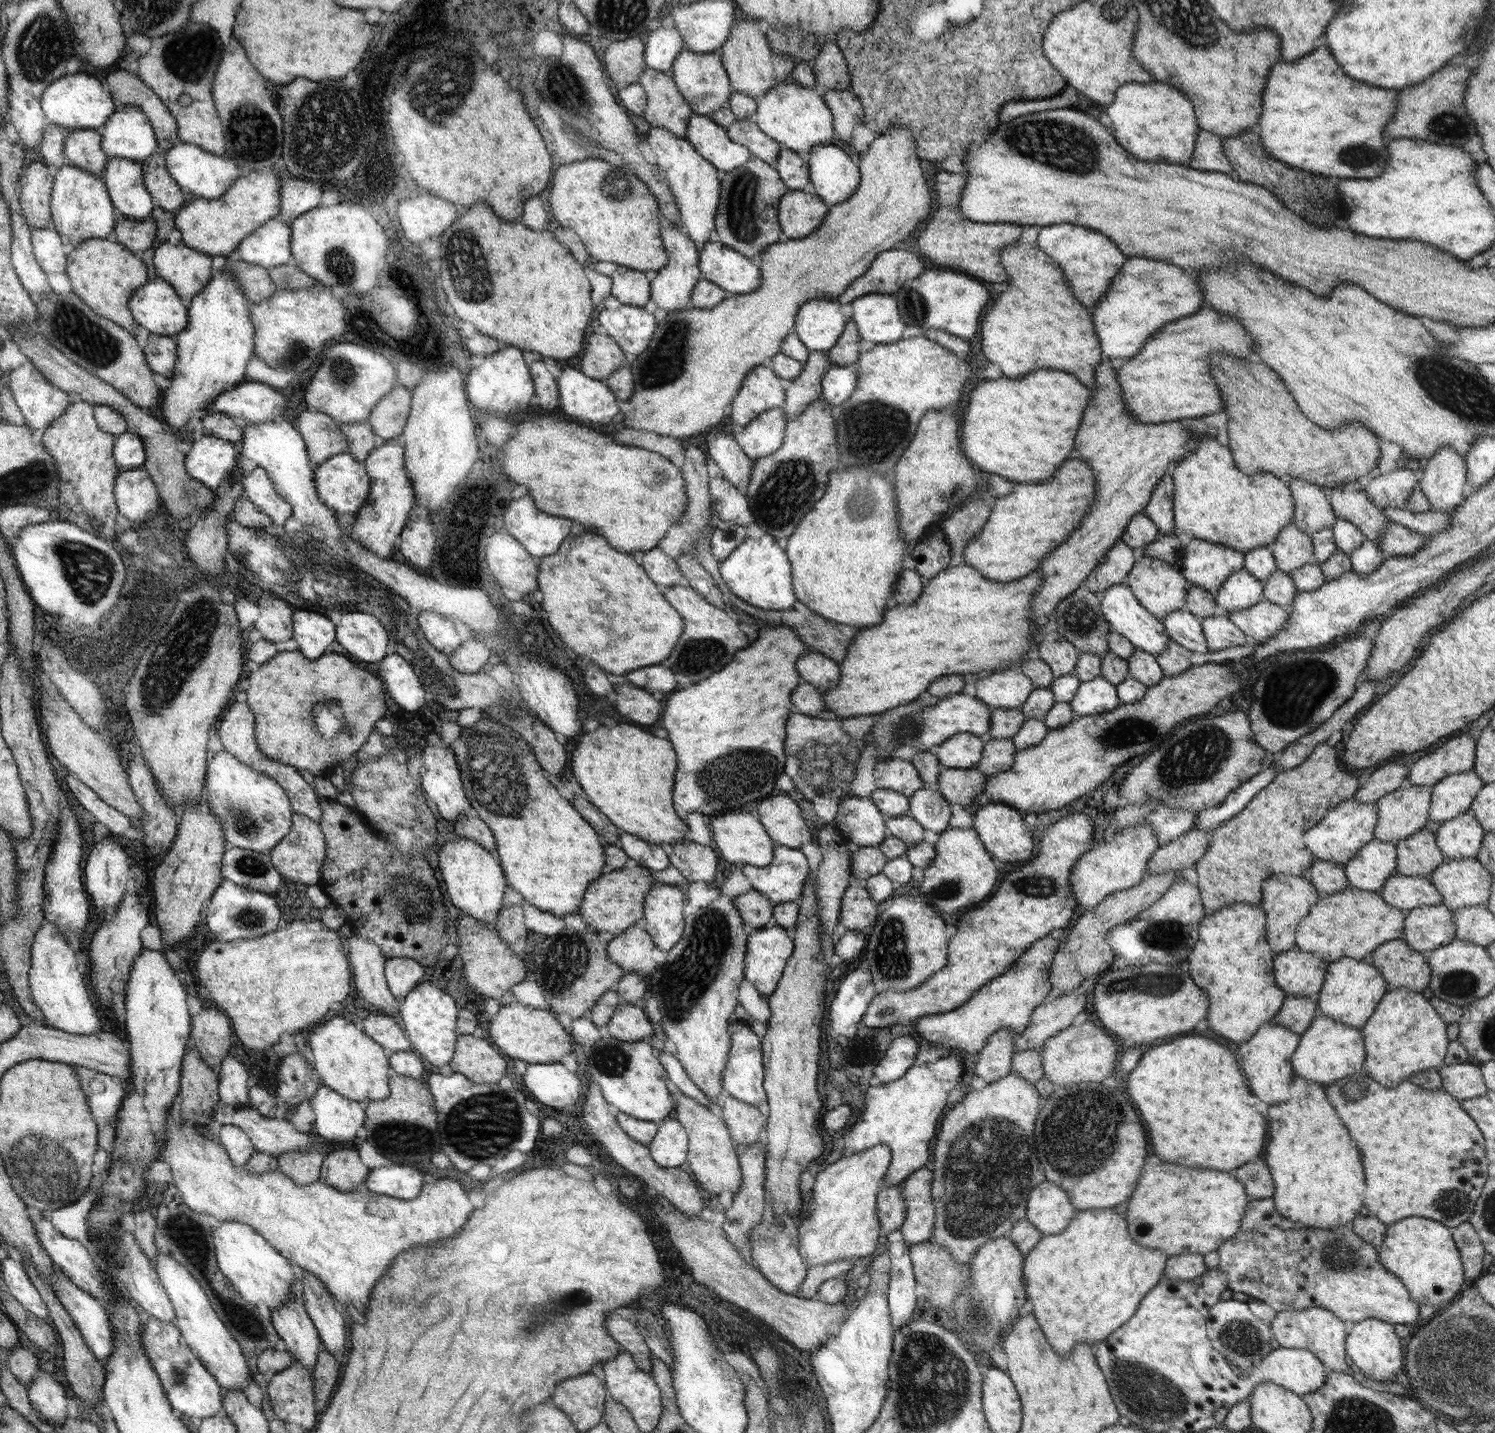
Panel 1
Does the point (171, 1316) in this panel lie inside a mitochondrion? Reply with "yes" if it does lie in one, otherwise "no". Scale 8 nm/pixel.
no

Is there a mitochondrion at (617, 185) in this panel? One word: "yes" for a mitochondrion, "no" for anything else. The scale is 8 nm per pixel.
yes

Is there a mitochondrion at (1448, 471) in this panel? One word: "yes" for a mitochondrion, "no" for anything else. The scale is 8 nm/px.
no

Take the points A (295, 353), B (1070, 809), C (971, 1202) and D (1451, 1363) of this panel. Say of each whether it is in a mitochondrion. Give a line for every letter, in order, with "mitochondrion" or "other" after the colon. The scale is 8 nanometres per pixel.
A: mitochondrion
B: other
C: mitochondrion
D: mitochondrion

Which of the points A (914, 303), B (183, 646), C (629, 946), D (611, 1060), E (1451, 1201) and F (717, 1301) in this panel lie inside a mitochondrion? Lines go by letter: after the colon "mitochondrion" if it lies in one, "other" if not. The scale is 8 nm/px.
A: mitochondrion
B: mitochondrion
C: other
D: mitochondrion
E: mitochondrion
F: other

